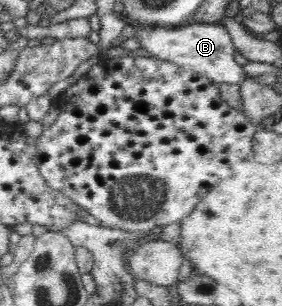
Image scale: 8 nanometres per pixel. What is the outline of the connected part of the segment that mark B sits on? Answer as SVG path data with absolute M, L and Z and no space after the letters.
M193 22L172 29L163 26L143 26L139 23L130 25L137 25L136 36L141 48L159 60L196 70L200 75L210 78L213 83L240 85L245 80L243 67L235 60L237 49L228 29L222 25Z

